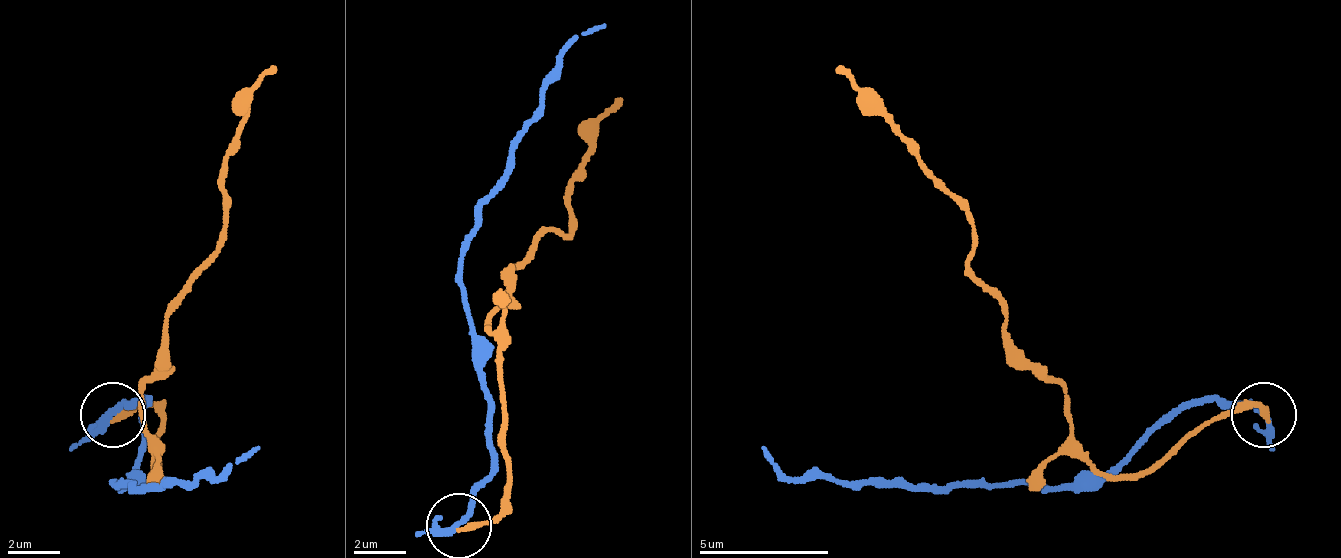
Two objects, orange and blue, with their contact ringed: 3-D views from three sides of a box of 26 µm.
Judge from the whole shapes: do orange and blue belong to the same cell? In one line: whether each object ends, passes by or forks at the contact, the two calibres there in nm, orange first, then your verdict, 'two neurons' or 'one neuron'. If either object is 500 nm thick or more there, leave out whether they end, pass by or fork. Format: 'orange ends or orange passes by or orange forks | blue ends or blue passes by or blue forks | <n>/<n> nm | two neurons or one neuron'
orange ends | blue passes by | 280/280 nm | two neurons

